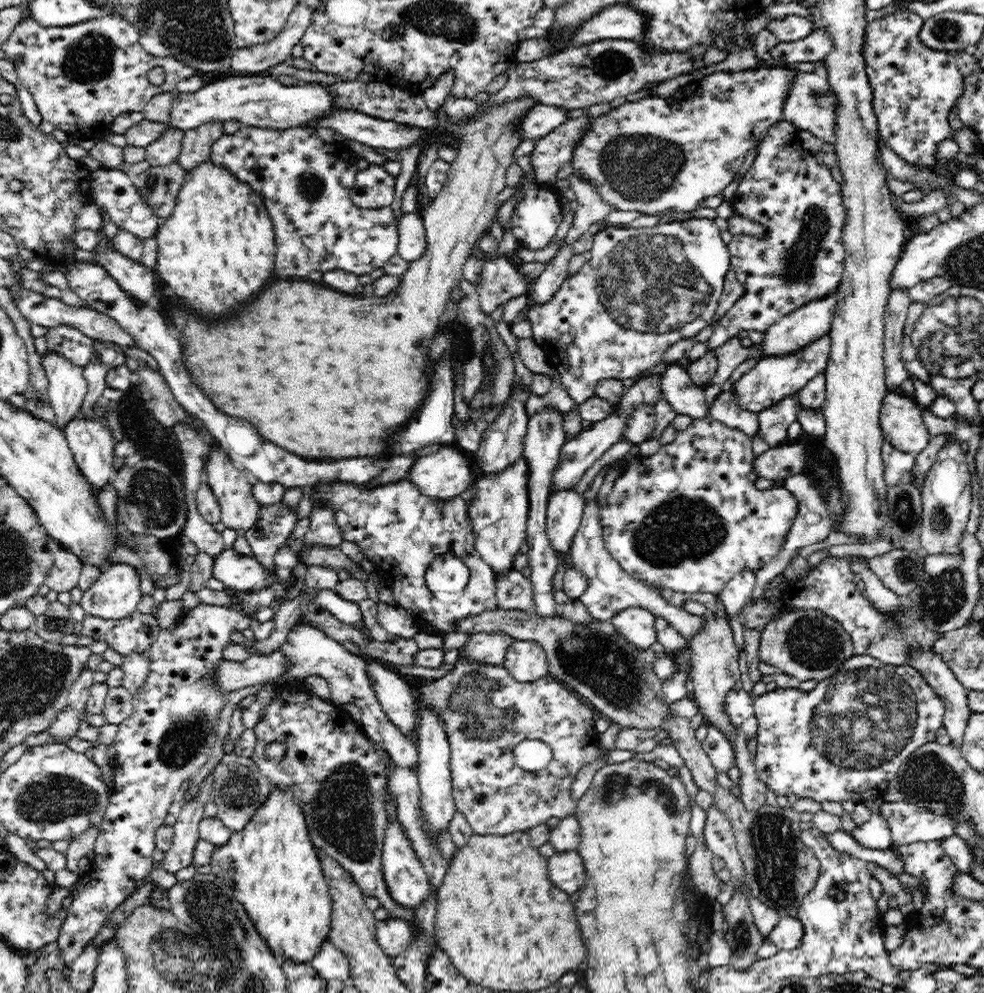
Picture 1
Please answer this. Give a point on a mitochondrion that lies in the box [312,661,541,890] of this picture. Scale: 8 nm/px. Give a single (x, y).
(483, 708)

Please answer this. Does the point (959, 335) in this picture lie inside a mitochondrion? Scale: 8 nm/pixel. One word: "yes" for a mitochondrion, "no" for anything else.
yes

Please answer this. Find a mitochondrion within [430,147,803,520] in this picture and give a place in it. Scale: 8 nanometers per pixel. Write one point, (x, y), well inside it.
(659, 282)

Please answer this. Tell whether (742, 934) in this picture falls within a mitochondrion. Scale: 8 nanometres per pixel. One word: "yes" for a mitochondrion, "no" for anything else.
yes

